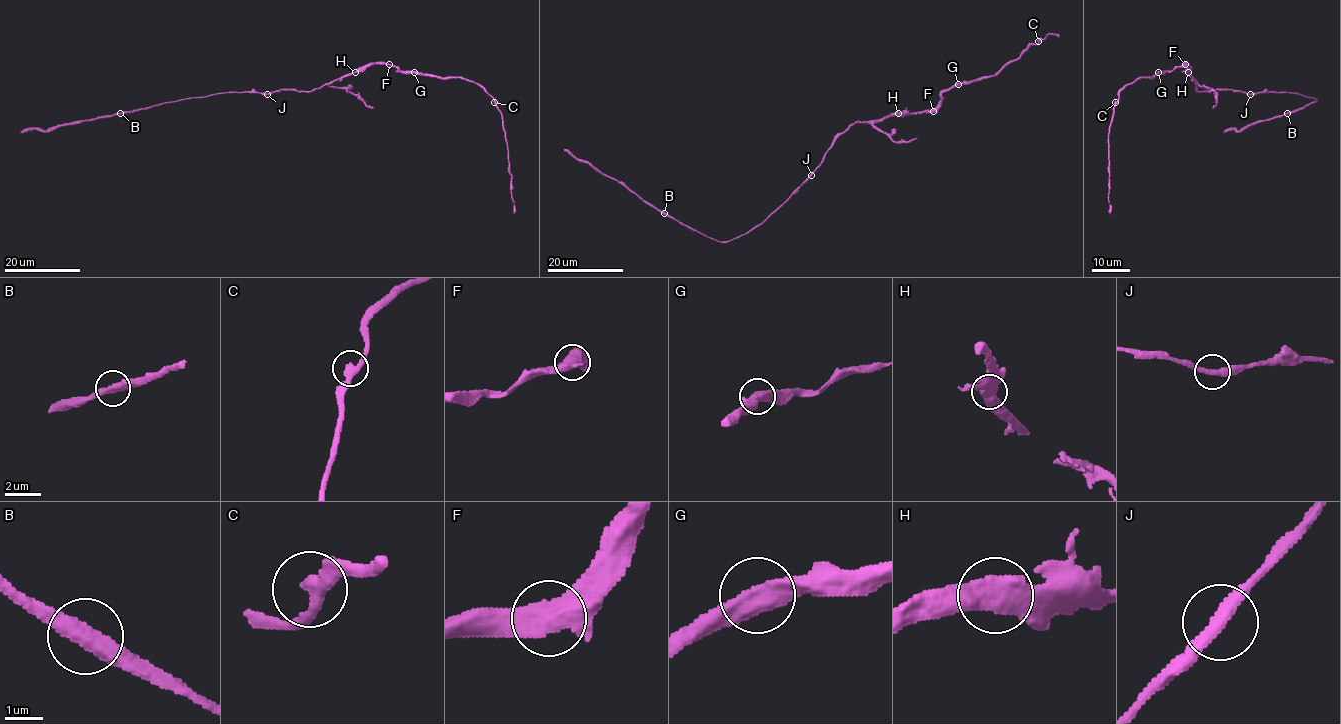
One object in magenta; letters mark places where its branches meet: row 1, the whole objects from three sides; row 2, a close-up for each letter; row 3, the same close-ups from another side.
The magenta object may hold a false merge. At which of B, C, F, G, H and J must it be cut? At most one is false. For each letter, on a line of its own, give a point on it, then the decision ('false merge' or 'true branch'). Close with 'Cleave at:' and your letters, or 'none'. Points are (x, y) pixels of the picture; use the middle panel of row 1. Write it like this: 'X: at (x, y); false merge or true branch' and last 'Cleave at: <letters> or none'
B: at (664, 213); true branch
C: at (1038, 41); true branch
F: at (933, 111); true branch
G: at (958, 84); true branch
H: at (898, 113); true branch
J: at (811, 175); true branch
Cleave at: none

